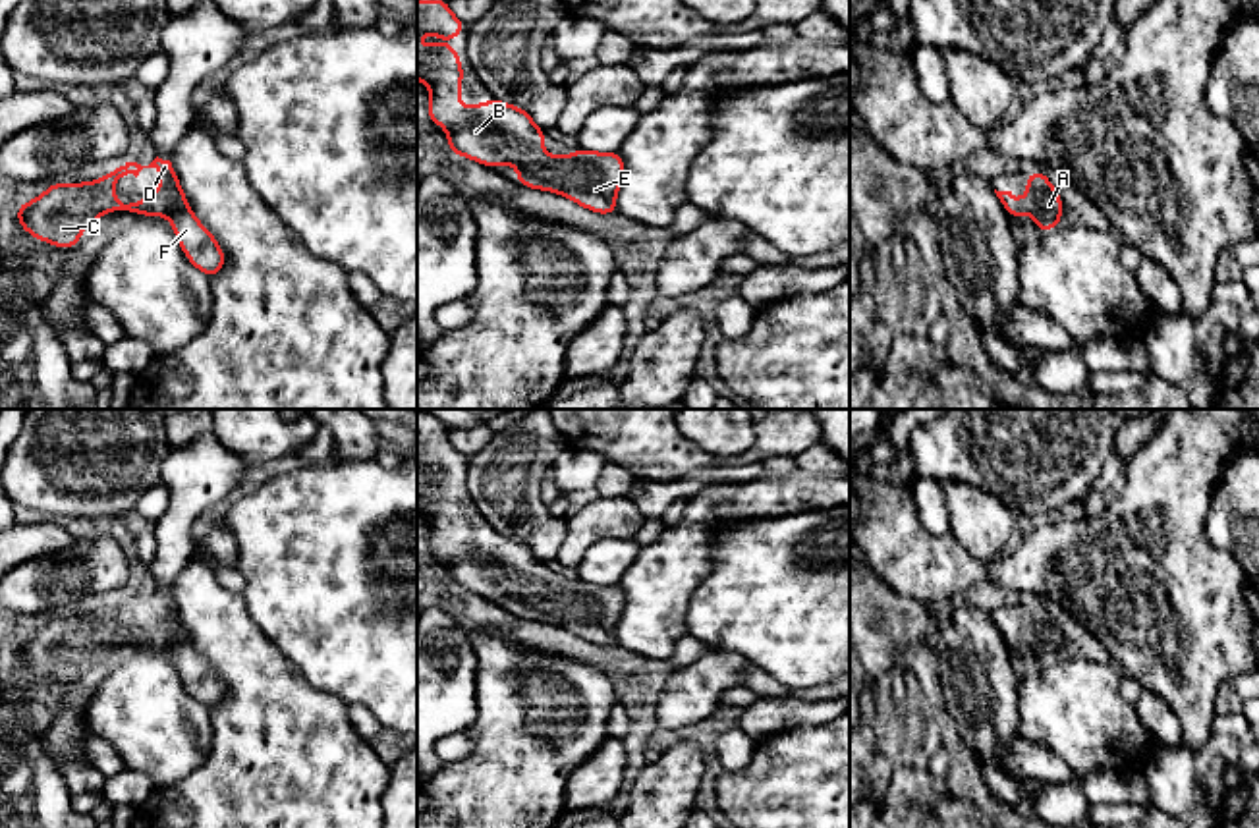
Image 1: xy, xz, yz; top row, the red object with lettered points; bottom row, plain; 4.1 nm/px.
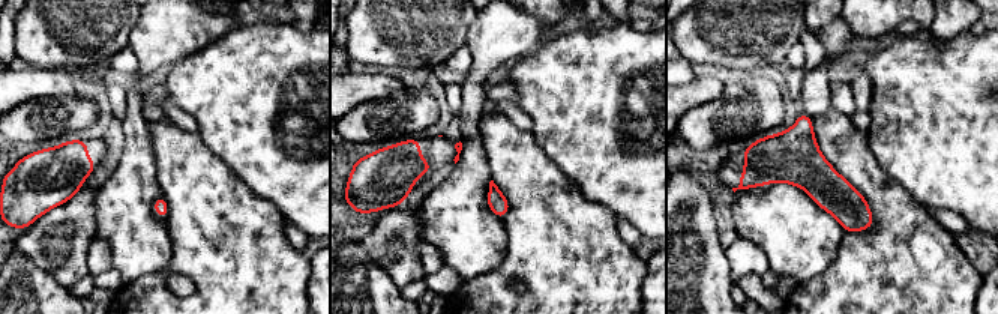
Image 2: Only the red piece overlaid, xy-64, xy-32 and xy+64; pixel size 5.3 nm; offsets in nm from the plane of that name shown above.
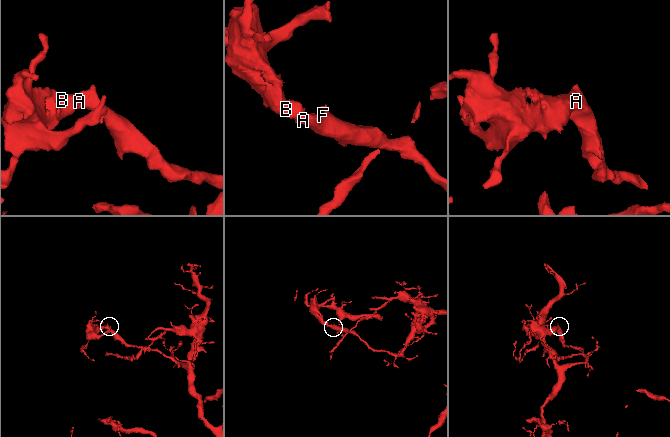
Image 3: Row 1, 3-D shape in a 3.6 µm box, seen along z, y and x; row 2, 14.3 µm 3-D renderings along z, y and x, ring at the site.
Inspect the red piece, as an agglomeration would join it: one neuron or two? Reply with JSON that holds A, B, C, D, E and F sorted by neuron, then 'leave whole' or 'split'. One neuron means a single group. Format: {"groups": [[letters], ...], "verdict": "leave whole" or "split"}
{"groups": [["A", "B", "C", "D", "E", "F"]], "verdict": "leave whole"}

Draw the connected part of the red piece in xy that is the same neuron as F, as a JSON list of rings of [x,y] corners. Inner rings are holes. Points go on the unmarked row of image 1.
[[[158,589],[149,598],[137,594],[118,596],[98,614],[56,614],[35,633],[27,637],[17,635],[17,652],[39,674],[73,681],[83,662],[106,643],[129,643],[137,649],[162,647],[172,654],[178,676],[195,701],[212,710],[224,699],[224,681],[218,679],[212,666],[193,649],[172,594]],[[143,600],[160,602],[160,620],[141,635],[124,637],[110,623],[112,618],[126,606],[137,610]]]

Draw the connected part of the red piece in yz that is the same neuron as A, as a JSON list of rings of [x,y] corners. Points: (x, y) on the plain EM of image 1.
[[[1043,602],[1025,608],[1027,631],[1012,631],[1012,623],[996,623],[1010,650],[1020,650],[1027,641],[1041,666],[1056,660],[1062,650],[1062,631]]]

